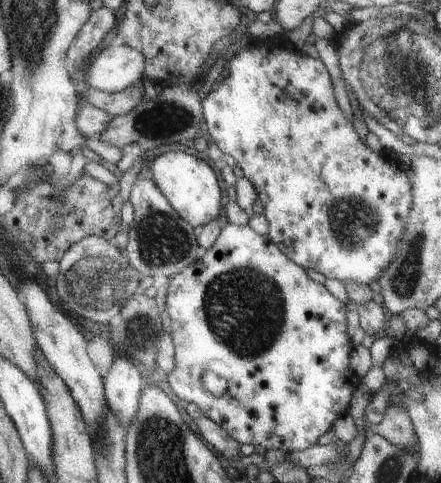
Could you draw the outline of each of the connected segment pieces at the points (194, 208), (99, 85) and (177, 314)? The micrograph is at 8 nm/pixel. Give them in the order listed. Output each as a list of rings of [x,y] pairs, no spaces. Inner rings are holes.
[[[168,151],[157,156],[150,164],[152,180],[167,198],[172,208],[194,228],[208,224],[224,213],[222,190],[216,179],[216,172],[209,164],[196,155],[182,151]]]
[[[110,45],[96,52],[86,71],[84,85],[99,91],[116,92],[143,80],[145,58],[143,54],[128,45]]]
[[[230,222],[226,223],[220,236],[210,248],[202,250],[202,254],[196,261],[169,279],[165,309],[170,316],[172,326],[170,332],[175,344],[175,365],[172,371],[167,373],[168,382],[174,394],[186,403],[197,404],[204,416],[217,422],[240,444],[264,446],[268,450],[277,448],[287,454],[292,451],[301,451],[320,443],[322,435],[331,430],[334,421],[343,413],[348,412],[354,389],[359,384],[359,378],[349,368],[354,344],[348,335],[346,314],[349,310],[346,308],[346,303],[342,302],[339,296],[332,294],[324,285],[312,281],[304,269],[292,262],[280,250],[280,247],[270,240],[268,235],[256,233],[248,224],[240,226]],[[219,366],[221,366],[220,369],[224,376],[230,379],[226,392],[216,396],[205,389],[201,372],[206,368],[207,372],[210,372],[211,369],[217,369]]]

